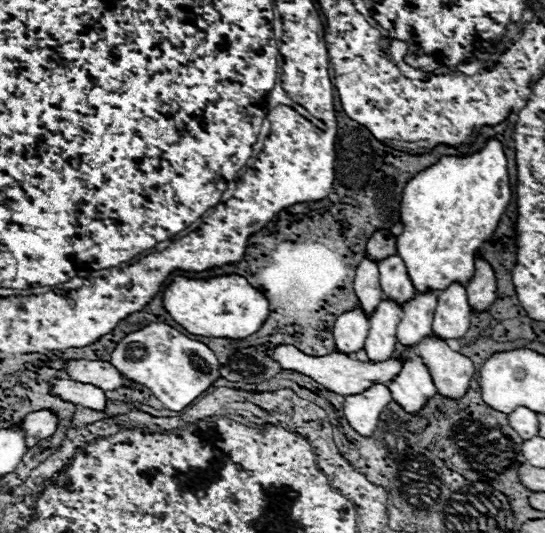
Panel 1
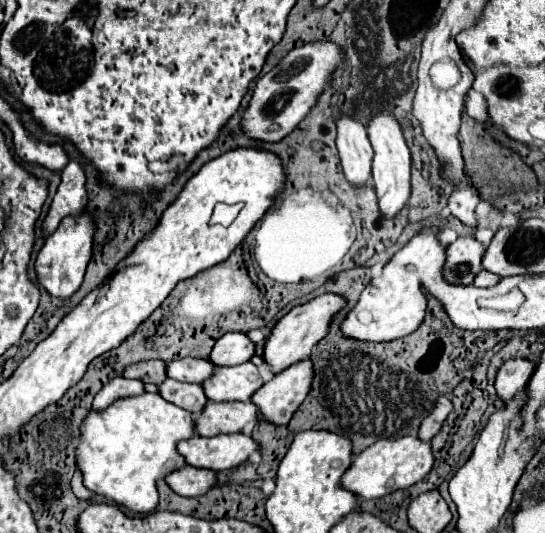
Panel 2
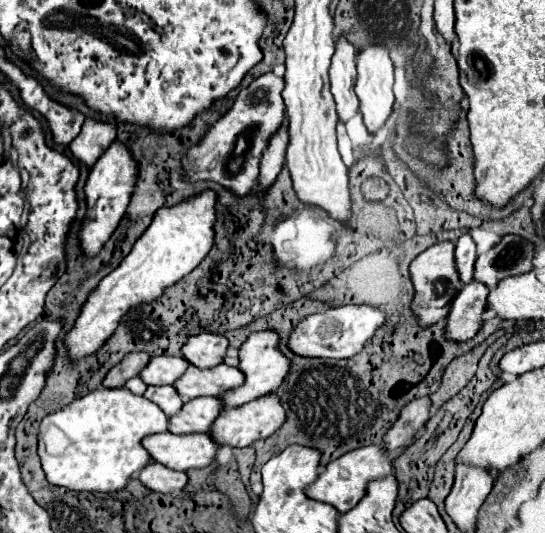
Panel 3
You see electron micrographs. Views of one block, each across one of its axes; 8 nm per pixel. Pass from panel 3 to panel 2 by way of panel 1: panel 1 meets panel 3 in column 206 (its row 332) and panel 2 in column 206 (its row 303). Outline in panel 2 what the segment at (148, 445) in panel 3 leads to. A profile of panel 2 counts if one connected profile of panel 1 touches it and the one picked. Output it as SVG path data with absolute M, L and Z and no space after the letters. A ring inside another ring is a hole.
M194 434L190 440L178 444L178 452L190 466L208 470L230 470L250 460L252 454L260 454L260 444L246 434L222 434L214 438L202 438Z

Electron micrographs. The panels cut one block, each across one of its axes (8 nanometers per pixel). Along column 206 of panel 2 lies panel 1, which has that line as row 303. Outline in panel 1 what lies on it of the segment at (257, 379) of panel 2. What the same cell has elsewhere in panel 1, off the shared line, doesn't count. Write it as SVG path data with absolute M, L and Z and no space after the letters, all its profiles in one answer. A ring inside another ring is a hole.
M382 298L380 306L370 316L370 332L364 342L364 350L372 362L384 362L392 358L396 348L396 328L402 318L402 308L396 302Z

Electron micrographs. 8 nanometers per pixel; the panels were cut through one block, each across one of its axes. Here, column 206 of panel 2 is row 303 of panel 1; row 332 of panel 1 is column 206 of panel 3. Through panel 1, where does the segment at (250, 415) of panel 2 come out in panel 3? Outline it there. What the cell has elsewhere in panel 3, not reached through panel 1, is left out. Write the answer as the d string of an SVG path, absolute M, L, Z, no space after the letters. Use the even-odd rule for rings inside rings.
M194 398L188 400L178 414L170 416L168 432L172 434L194 434L194 432L208 432L216 416L222 412L220 398Z

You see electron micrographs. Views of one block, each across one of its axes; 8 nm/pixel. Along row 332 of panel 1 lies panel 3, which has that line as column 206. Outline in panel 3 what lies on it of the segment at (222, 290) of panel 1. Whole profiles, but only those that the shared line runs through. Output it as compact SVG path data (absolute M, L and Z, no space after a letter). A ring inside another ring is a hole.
M206 190L194 200L186 200L174 208L158 210L150 228L144 232L144 236L138 238L132 252L100 282L96 292L90 294L80 318L76 320L76 326L66 334L64 342L72 360L80 360L96 352L104 344L104 340L112 336L116 324L130 308L162 296L164 288L178 282L200 264L200 260L210 252L214 244L214 200L214 192Z

